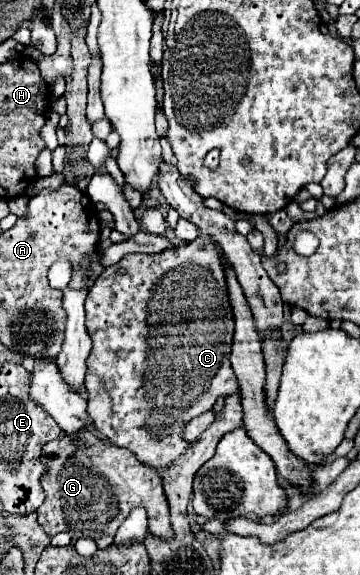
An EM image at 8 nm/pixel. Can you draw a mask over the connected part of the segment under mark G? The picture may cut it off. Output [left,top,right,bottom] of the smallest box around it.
[38,430,172,540]

